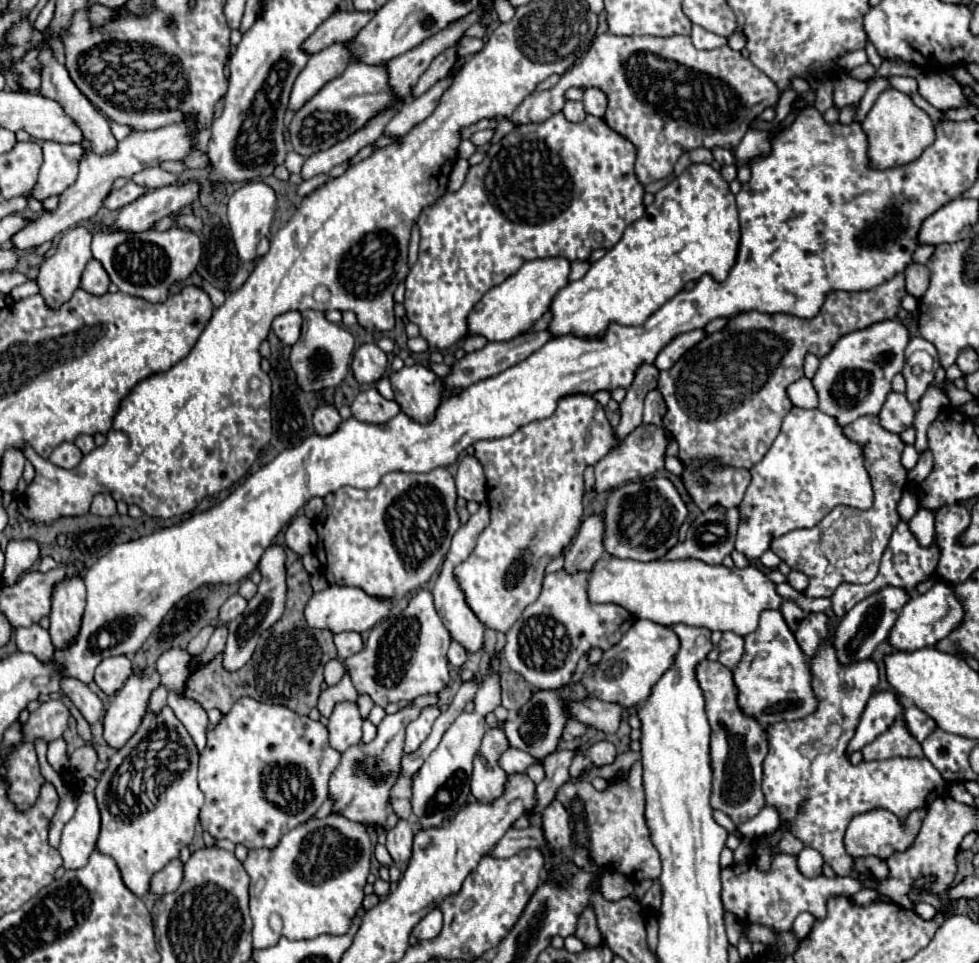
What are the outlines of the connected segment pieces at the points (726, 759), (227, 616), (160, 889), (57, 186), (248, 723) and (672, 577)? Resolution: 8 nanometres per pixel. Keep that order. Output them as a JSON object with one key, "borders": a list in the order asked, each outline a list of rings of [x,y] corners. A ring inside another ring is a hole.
{"borders":[[[[702,660],[696,668],[700,688],[706,698],[706,714],[712,728],[710,760],[712,760],[712,796],[710,806],[722,810],[732,818],[734,824],[742,824],[754,818],[764,808],[764,794],[760,790],[762,782],[762,762],[768,754],[766,730],[750,716],[746,716],[738,704],[738,690],[732,680],[732,672],[720,662]]],[[[234,594],[224,602],[224,606],[220,606],[218,618],[220,622],[230,622],[232,618],[238,618],[244,612],[244,608],[246,608],[246,600],[240,594]]],[[[172,860],[162,872],[154,874],[150,880],[150,892],[156,896],[164,896],[170,892],[176,892],[176,888],[182,882],[184,876],[184,864],[180,860]]],[[[44,142],[44,162],[38,174],[38,182],[32,188],[32,198],[44,202],[54,194],[62,194],[72,182],[76,182],[78,160],[84,154],[80,144]]],[[[244,696],[244,698],[240,698],[240,700],[236,700],[236,704],[232,706],[232,710],[228,712],[228,714],[224,714],[222,716],[222,720],[212,728],[212,730],[208,730],[208,742],[206,742],[206,748],[202,750],[202,754],[200,754],[200,770],[198,770],[198,786],[200,786],[200,790],[202,790],[202,794],[204,794],[204,804],[202,804],[202,808],[200,808],[200,824],[202,824],[202,830],[206,830],[206,832],[210,832],[214,838],[218,838],[218,840],[222,840],[222,838],[228,838],[228,840],[232,840],[234,844],[244,844],[246,848],[274,848],[276,844],[278,844],[278,840],[282,838],[282,834],[284,832],[288,832],[288,830],[292,830],[292,828],[296,828],[298,824],[302,824],[302,822],[306,822],[306,820],[310,820],[312,818],[312,814],[320,808],[320,804],[328,798],[328,778],[330,778],[330,774],[334,772],[334,768],[338,766],[338,762],[340,762],[340,752],[338,750],[334,750],[330,744],[328,744],[328,730],[326,730],[326,726],[322,724],[322,722],[316,722],[316,720],[310,720],[308,716],[302,716],[302,714],[296,714],[294,710],[288,710],[286,706],[276,706],[276,704],[266,704],[266,702],[258,702],[258,700],[254,700],[254,698],[248,698],[248,696]],[[298,772],[306,772],[306,778],[308,778],[308,782],[310,782],[310,792],[312,792],[312,796],[308,796],[308,800],[306,800],[306,796],[296,796],[296,794],[292,794],[292,780],[290,778],[296,778],[298,776]]],[[[602,556],[592,566],[588,574],[588,600],[596,604],[616,602],[640,620],[652,620],[664,626],[682,622],[712,632],[730,630],[740,636],[756,630],[762,610],[780,608],[782,604],[782,598],[774,592],[774,582],[754,566],[740,570],[722,564],[712,566],[692,558],[636,562],[614,556]]]]}

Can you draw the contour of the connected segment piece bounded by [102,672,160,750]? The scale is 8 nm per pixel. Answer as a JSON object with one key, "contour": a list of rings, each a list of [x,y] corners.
{"contour":[[[158,672],[152,676],[130,676],[126,684],[114,694],[104,714],[104,740],[110,748],[122,748],[140,726],[146,714],[152,690],[160,684]]]}

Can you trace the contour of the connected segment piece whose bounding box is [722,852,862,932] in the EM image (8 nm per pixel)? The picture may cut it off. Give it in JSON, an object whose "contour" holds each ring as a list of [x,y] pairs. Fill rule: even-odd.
{"contour":[[[776,854],[772,858],[772,866],[768,872],[760,872],[756,864],[732,864],[722,868],[722,902],[724,908],[740,918],[744,924],[762,924],[774,928],[776,932],[786,932],[792,928],[794,918],[800,912],[810,912],[814,918],[826,918],[826,902],[836,894],[844,894],[846,898],[854,896],[860,890],[860,882],[848,876],[816,876],[804,878],[796,868],[796,856]]]}

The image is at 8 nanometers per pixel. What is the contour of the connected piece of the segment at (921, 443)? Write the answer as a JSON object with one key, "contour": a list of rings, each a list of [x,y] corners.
{"contour":[[[932,384],[932,386],[926,390],[926,394],[920,398],[918,406],[916,406],[916,420],[914,420],[916,444],[914,444],[914,446],[916,446],[918,452],[926,450],[926,446],[928,446],[928,442],[926,442],[926,430],[928,430],[928,426],[934,422],[936,414],[938,414],[944,406],[948,406],[946,394],[942,392],[940,386],[934,386],[934,384]]]}

